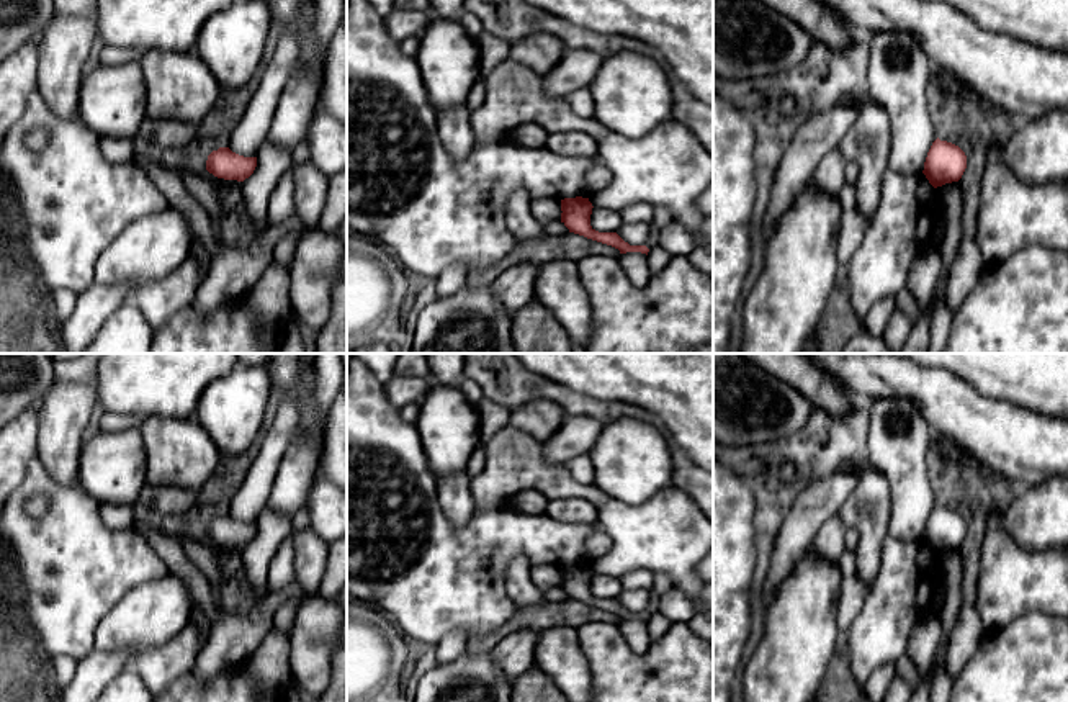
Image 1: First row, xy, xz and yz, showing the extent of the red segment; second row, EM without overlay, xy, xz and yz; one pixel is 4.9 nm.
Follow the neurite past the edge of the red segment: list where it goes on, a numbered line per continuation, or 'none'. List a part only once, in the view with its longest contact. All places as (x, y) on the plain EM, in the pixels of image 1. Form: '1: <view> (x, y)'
none

